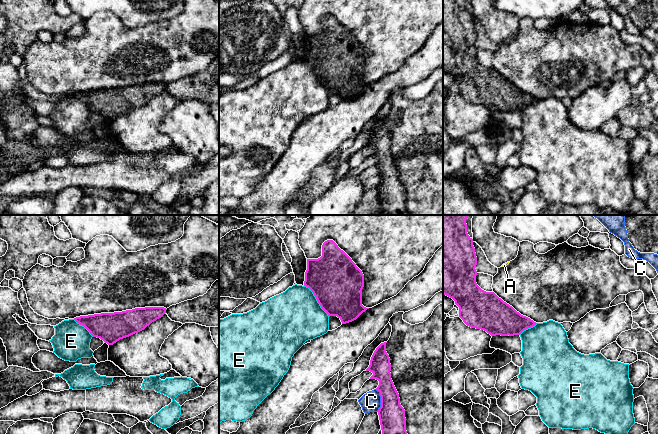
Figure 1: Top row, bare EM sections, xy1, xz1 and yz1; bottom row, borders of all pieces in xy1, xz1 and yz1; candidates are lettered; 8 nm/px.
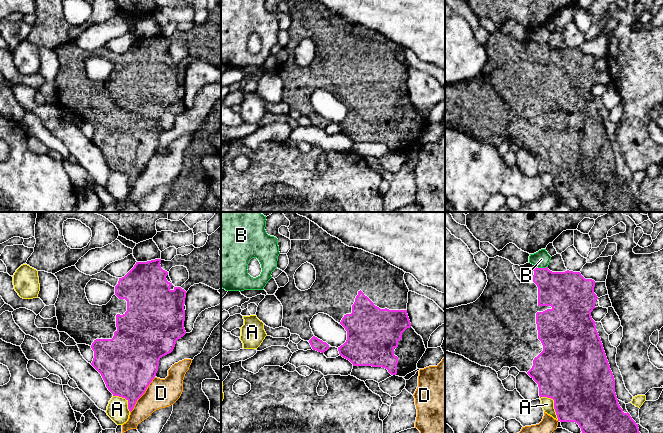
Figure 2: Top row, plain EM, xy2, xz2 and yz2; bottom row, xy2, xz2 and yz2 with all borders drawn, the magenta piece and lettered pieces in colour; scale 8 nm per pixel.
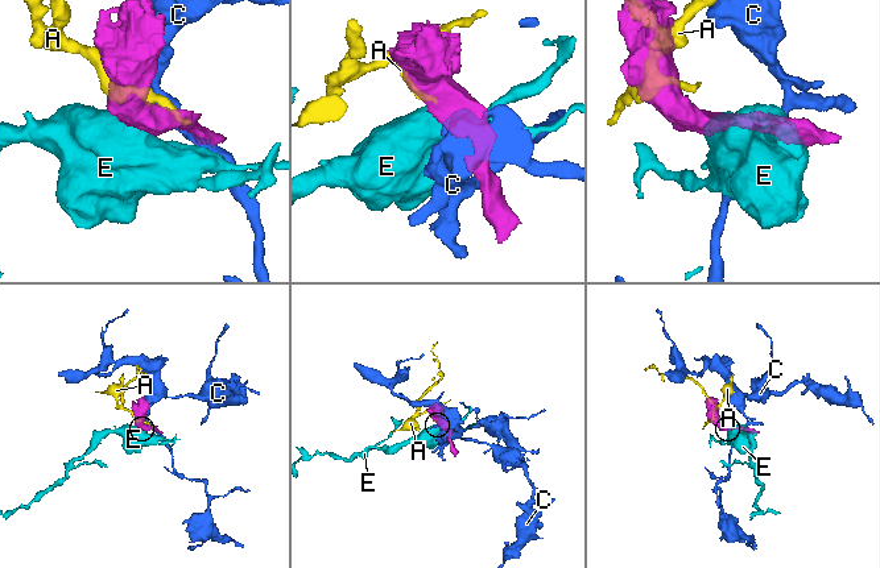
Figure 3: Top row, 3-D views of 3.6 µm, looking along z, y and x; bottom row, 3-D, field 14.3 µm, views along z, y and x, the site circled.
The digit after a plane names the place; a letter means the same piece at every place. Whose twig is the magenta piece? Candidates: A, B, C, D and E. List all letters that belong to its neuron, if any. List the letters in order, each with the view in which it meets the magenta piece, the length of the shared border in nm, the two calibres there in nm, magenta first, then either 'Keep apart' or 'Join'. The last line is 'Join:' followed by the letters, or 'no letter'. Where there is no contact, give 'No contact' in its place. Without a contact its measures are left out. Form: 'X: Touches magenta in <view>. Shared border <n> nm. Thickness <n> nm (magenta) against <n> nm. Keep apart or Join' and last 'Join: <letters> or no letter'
A: Touches magenta in yz2. Shared border 240 nm. Thickness 480 nm (magenta) against 100 nm. Keep apart
B: Touches magenta in yz2. Shared border 80 nm. Thickness 320 nm (magenta) against 140 nm. Keep apart
C: Touches magenta in xz1. Shared border 180 nm. Thickness 200 nm (magenta) against 160 nm. Keep apart
D: Touches magenta in xy2. Shared border 360 nm. Thickness 440 nm (magenta) against 240 nm. Keep apart
E: Touches magenta in xz1. Shared border 320 nm. Thickness 420 nm (magenta) against 440 nm. Keep apart
Join: no letter

